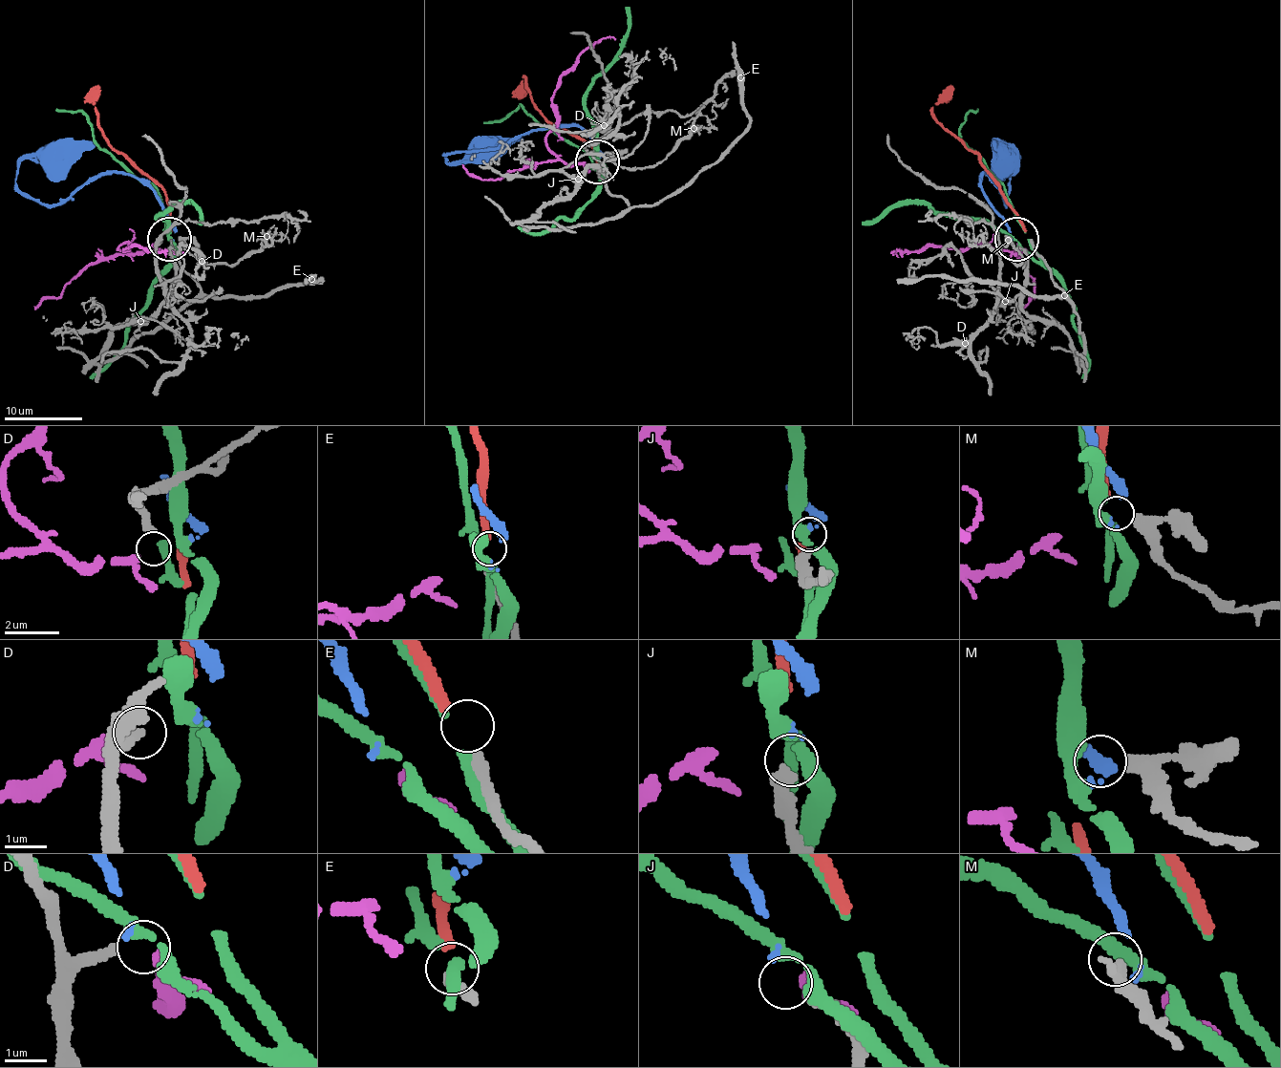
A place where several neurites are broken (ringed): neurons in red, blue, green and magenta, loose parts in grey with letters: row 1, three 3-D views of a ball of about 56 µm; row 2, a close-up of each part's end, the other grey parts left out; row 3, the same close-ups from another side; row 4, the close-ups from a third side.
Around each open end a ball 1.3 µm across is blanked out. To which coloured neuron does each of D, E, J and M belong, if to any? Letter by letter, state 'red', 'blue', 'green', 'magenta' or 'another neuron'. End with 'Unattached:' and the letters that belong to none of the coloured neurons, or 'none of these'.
D: magenta
E: red
J: blue
M: another neuron
Unattached: M

